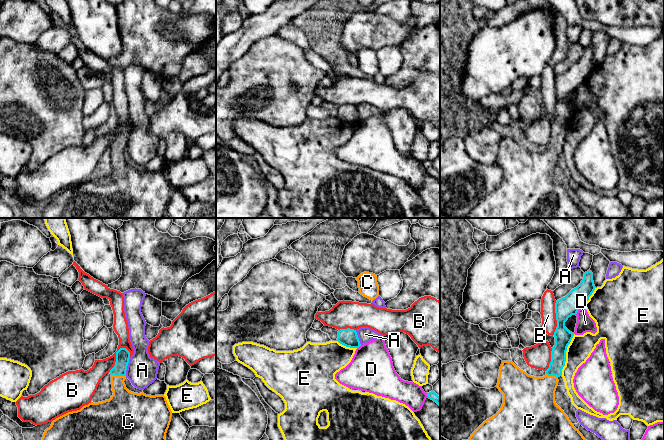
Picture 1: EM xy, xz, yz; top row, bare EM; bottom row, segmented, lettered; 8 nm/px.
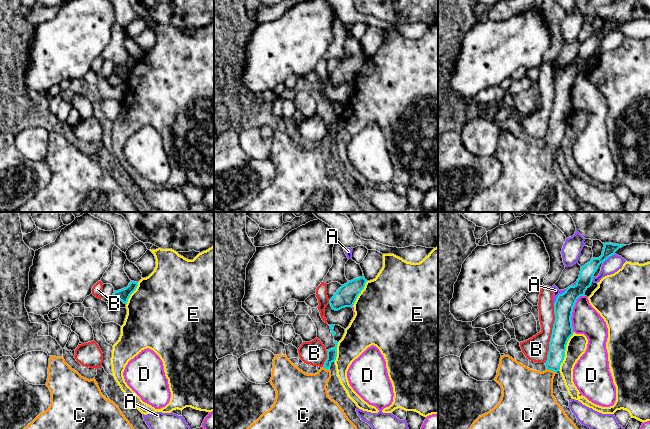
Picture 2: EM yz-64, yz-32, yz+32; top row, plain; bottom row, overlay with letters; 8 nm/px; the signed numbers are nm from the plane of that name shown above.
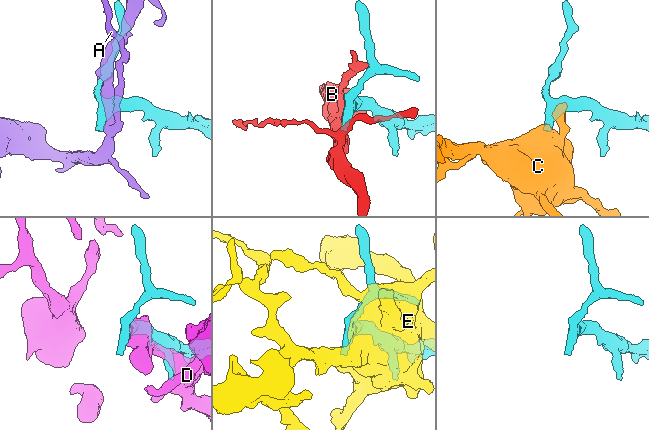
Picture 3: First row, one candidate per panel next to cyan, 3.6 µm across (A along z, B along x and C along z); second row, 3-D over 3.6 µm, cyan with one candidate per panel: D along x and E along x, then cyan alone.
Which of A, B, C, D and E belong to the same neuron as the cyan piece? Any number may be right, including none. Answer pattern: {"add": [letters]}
{"add": ["C"]}

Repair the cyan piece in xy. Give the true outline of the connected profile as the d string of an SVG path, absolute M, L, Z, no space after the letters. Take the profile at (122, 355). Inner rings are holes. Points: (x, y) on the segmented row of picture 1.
M120 348L116 352L116 362L110 370L113 395L109 400L98 403L89 403L80 410L68 412L55 420L43 434L42 440L166 440L172 411L164 395L146 395L129 391L124 383L126 370L130 359L130 352Z

